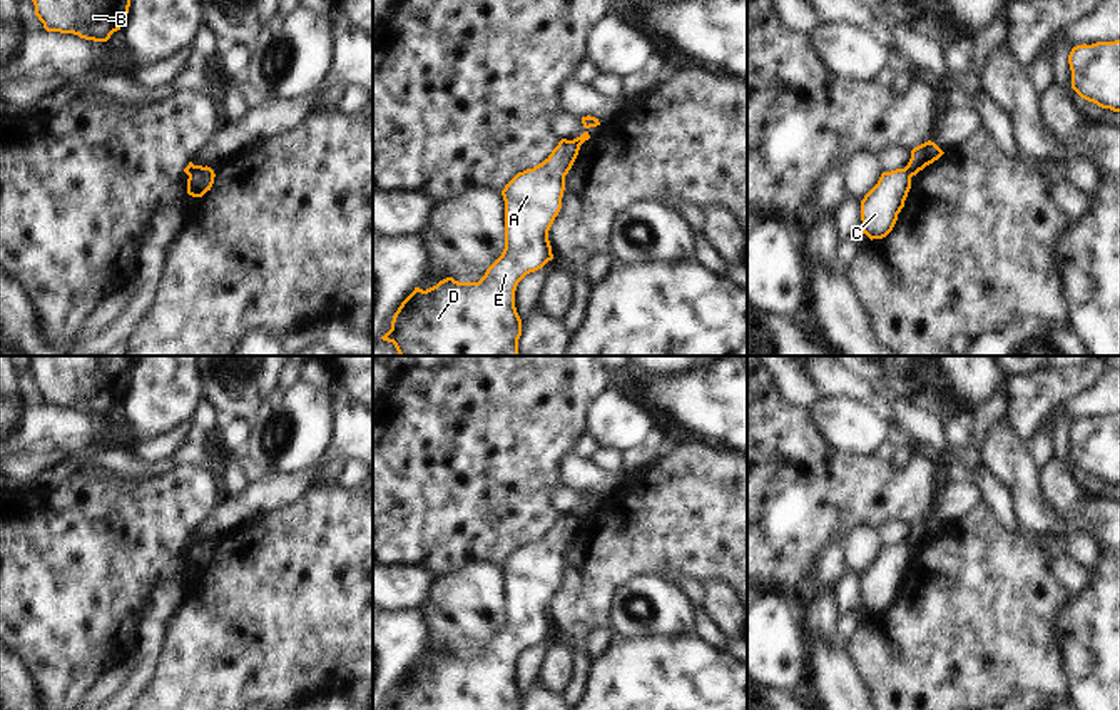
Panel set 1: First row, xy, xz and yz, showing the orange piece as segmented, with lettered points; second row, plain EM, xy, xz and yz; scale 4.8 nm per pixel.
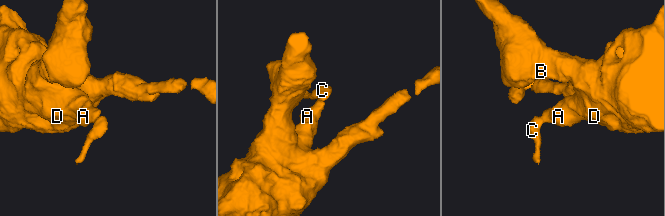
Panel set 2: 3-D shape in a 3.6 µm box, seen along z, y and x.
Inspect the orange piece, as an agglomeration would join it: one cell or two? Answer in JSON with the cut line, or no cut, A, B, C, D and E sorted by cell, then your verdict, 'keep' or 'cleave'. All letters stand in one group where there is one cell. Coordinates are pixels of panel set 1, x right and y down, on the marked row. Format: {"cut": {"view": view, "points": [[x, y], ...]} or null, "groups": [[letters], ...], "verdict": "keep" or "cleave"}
{"cut": {"view": "yz", "points": [[906, 166], [911, 176]]}, "groups": [["A", "B", "D", "E"], ["C"]], "verdict": "cleave"}

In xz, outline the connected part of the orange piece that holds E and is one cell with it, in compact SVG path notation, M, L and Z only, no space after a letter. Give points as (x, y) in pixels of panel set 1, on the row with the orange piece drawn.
M562 139L542 164L518 172L505 185L505 249L478 282L446 277L426 291L415 287L381 339L393 342L400 356L518 356L522 319L515 307L515 291L527 274L553 259L548 231L562 209L565 175L580 145Z

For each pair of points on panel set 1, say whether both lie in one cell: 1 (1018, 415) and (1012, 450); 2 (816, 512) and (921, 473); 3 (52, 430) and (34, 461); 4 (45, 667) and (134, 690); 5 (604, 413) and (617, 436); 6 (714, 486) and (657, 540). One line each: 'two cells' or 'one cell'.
1: two cells
2: one cell
3: two cells
4: two cells
5: one cell
6: one cell

